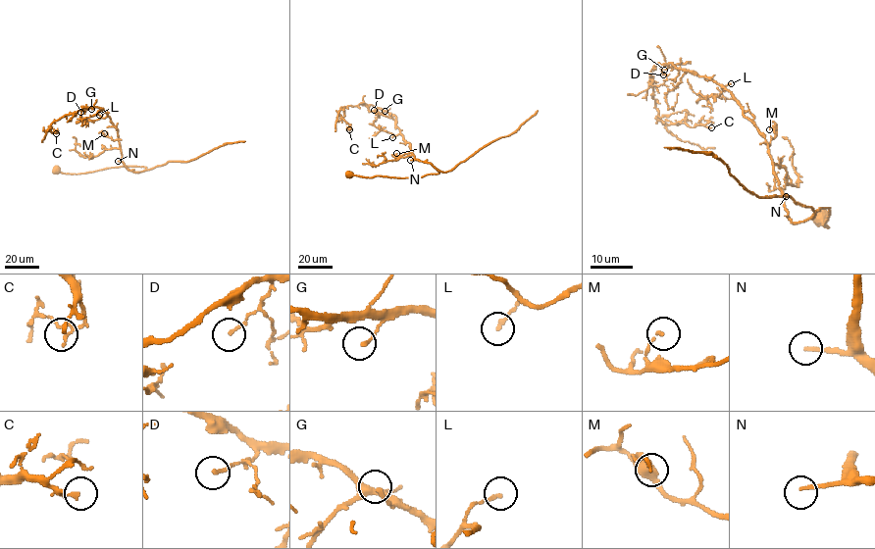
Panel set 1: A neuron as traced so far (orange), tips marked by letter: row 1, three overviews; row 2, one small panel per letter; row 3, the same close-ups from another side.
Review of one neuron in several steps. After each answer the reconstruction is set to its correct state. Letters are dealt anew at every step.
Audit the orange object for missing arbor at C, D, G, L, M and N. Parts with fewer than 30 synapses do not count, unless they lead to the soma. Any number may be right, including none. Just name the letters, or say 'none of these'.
N

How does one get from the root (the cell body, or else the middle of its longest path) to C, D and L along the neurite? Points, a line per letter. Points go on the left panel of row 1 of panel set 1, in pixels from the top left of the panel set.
C: (56, 170), (146, 168), (127, 167), (118, 129), (99, 107), (55, 121), (45, 131), (56, 133)
D: (56, 170), (79, 174), (146, 168), (132, 172), (125, 166), (118, 129), (101, 108), (80, 112)
L: (56, 170), (79, 174), (126, 166), (145, 169), (132, 172), (127, 167), (118, 129), (109, 117), (99, 115)

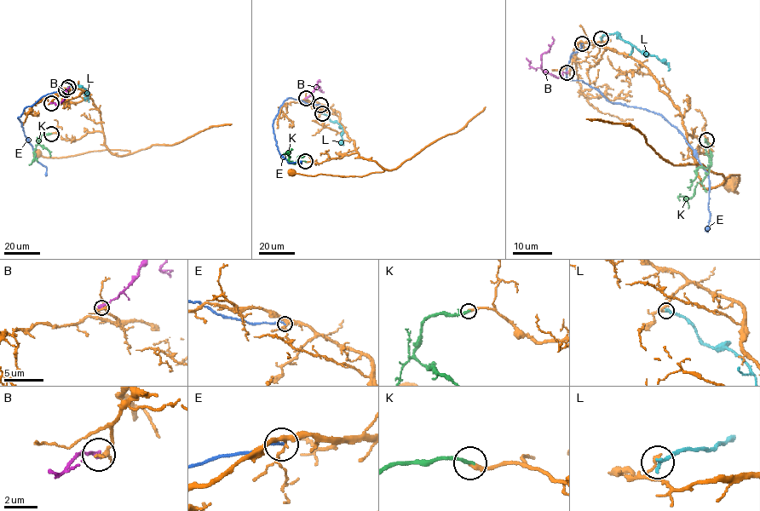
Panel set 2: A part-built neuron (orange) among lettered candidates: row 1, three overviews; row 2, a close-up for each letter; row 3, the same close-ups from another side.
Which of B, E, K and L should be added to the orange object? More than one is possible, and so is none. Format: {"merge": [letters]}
{"merge": ["K"]}

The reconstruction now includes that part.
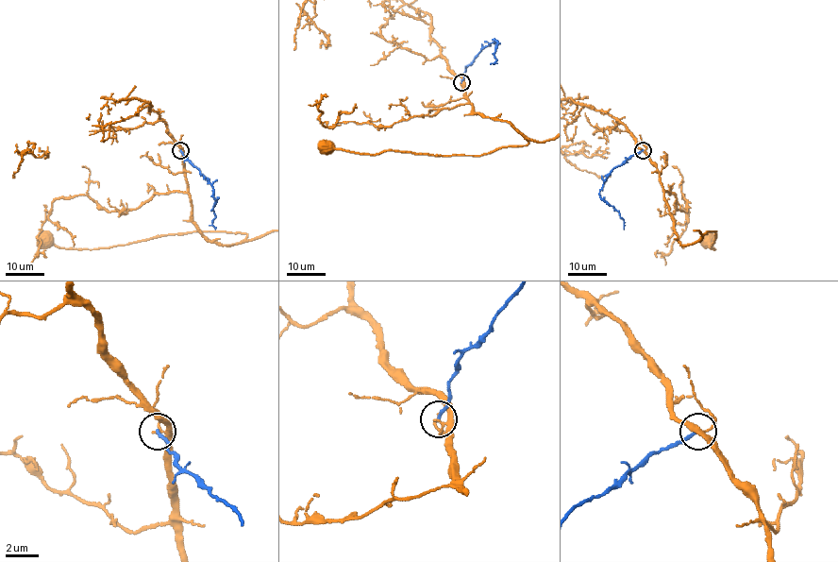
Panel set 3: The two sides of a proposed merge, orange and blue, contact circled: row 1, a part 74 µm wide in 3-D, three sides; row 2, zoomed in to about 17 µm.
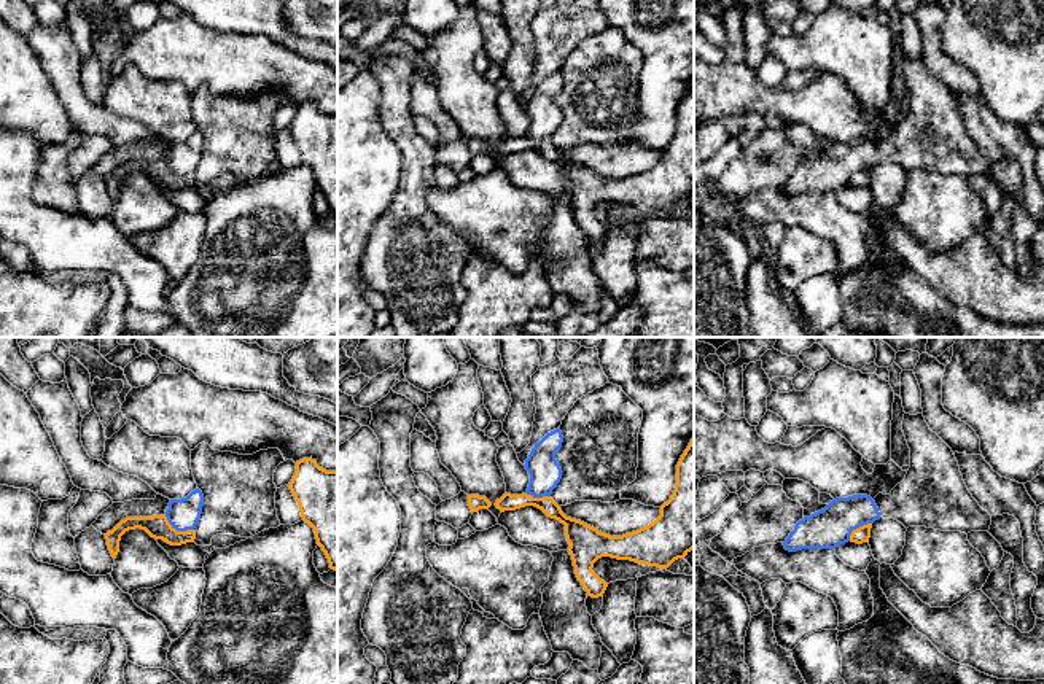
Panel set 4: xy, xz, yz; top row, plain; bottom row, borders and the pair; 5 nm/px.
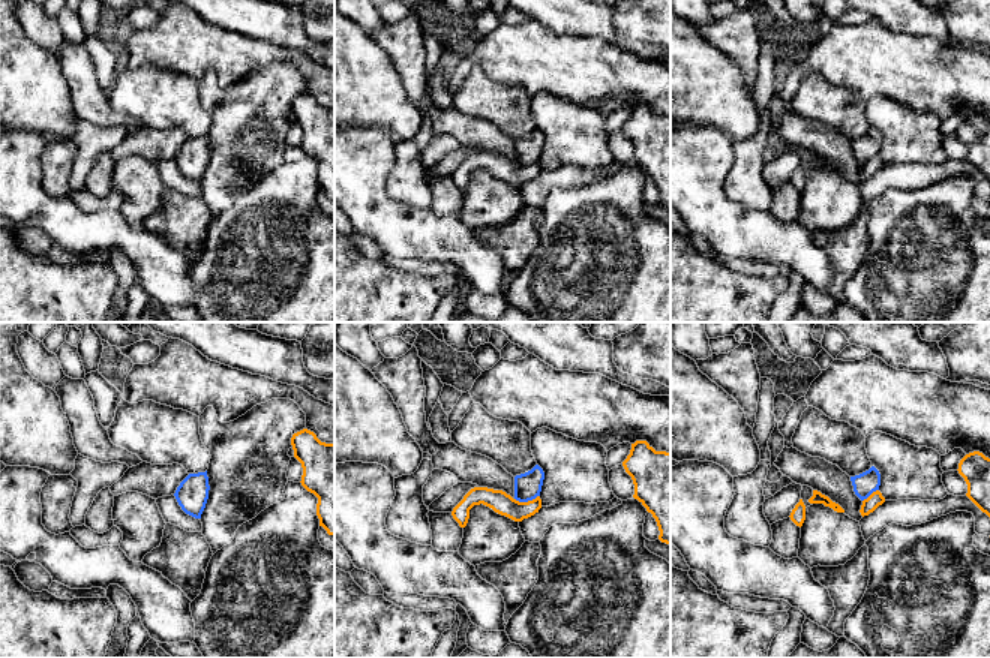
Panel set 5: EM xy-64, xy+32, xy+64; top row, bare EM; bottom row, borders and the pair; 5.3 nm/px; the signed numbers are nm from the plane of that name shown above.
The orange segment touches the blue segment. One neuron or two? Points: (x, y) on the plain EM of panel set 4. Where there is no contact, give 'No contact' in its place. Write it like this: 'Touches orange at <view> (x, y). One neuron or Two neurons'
Touches orange at xy (175, 174). Two neurons

